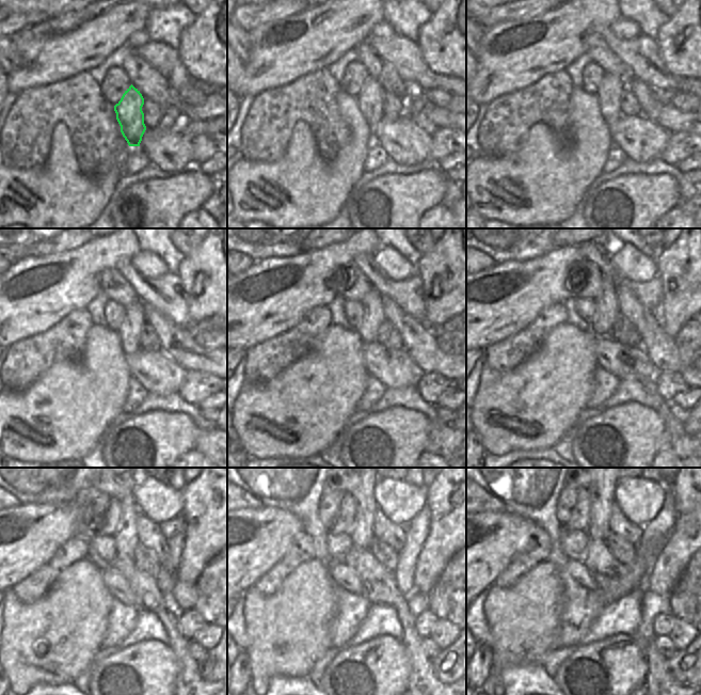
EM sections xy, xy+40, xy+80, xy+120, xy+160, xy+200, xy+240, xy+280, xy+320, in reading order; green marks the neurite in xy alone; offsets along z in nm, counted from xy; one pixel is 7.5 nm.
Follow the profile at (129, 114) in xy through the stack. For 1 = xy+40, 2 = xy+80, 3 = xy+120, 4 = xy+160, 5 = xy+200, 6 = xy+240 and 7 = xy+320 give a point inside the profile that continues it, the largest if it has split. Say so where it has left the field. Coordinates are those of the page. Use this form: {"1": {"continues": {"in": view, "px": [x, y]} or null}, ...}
{"1": {"continues": {"in": "xy+40", "px": [370, 98]}}, "2": {"continues": {"in": "xy+80", "px": [610, 89]}}, "3": {"continues": {"in": "xy+120", "px": [129, 331]}}, "4": {"continues": {"in": "xy+160", "px": [372, 304]}}, "5": {"continues": {"in": "xy+200", "px": [607, 309]}}, "6": {"continues": {"in": "xy+240", "px": [126, 536]}}, "7": {"continues": {"in": "xy+320", "px": [601, 489]}}}

